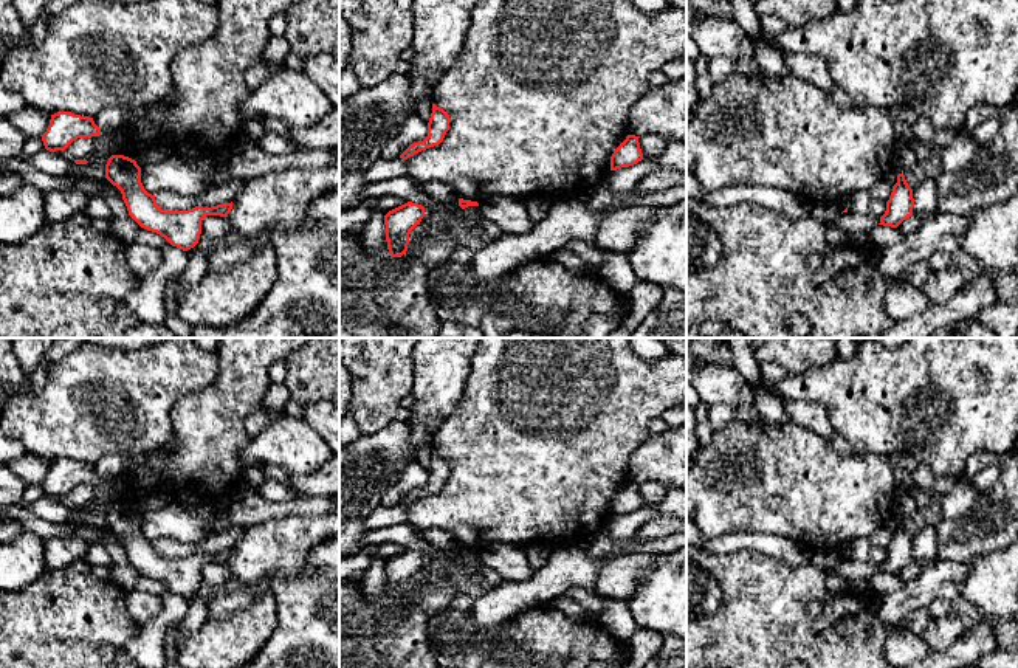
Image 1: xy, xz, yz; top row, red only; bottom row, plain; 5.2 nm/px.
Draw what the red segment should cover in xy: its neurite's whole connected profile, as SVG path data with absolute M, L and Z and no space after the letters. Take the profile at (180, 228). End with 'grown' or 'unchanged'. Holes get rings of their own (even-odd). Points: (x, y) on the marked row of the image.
M124 155L108 158L105 178L121 191L129 215L141 228L160 234L183 251L198 243L201 220L206 215L228 217L232 209L232 201L211 208L195 206L187 211L161 209L155 195L149 194L141 183L141 167Z; unchanged

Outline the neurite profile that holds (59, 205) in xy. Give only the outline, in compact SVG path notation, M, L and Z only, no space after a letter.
M67 188L45 194L46 223L65 222L76 212L84 212L91 195L77 188Z

